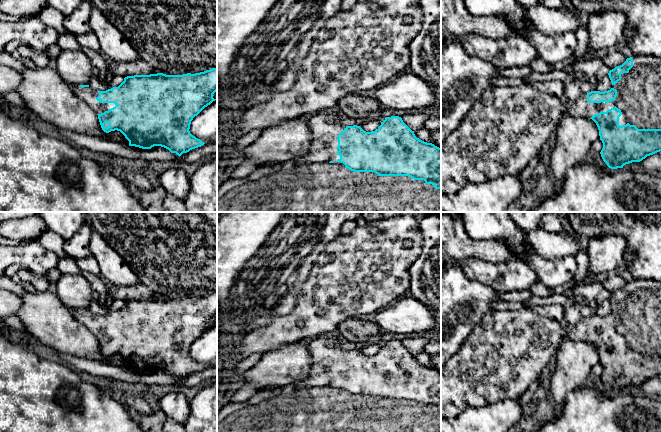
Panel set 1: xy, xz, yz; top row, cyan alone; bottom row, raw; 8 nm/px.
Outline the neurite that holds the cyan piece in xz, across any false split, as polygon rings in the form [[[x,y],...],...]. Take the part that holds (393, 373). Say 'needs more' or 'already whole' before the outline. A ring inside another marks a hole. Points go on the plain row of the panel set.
needs more; [[[316,337],[308,344],[313,366],[305,380],[260,389],[245,402],[227,404],[217,413],[217,432],[441,432],[441,372],[417,362],[399,340],[386,341],[372,356],[366,356],[357,349],[341,349],[338,346],[341,340]]]

